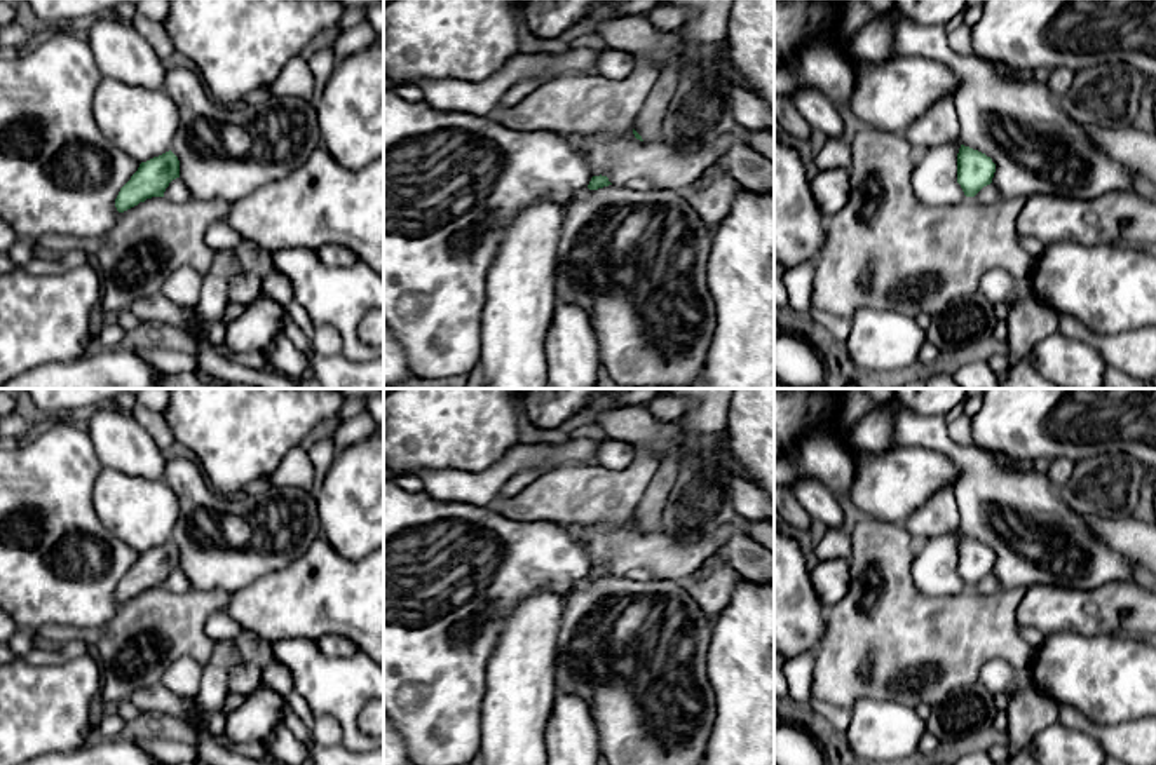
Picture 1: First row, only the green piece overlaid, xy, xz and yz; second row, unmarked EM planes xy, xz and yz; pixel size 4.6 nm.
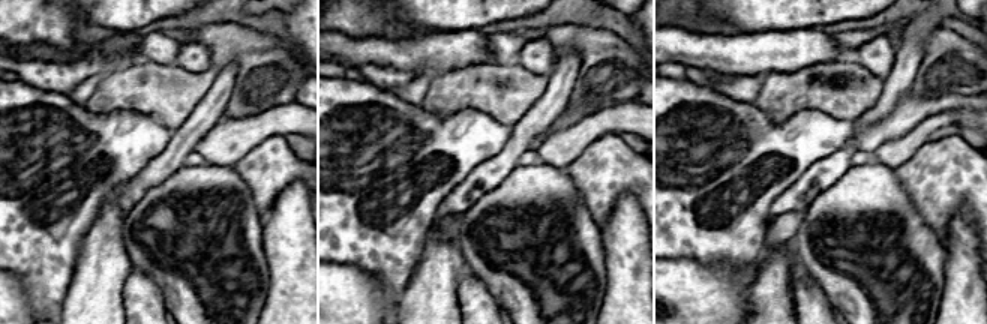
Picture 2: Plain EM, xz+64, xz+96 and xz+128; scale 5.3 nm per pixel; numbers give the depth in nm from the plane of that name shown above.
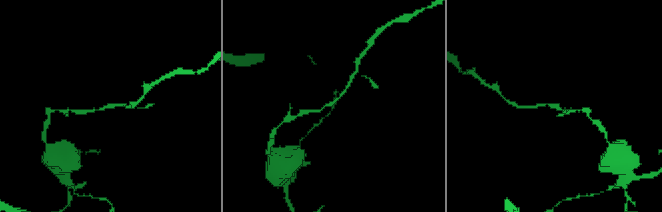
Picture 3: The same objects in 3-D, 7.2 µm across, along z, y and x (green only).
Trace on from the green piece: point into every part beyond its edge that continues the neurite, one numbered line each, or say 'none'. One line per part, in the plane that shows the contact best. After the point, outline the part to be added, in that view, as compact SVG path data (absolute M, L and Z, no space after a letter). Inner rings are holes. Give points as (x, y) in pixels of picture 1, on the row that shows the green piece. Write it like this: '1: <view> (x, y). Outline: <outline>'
none

